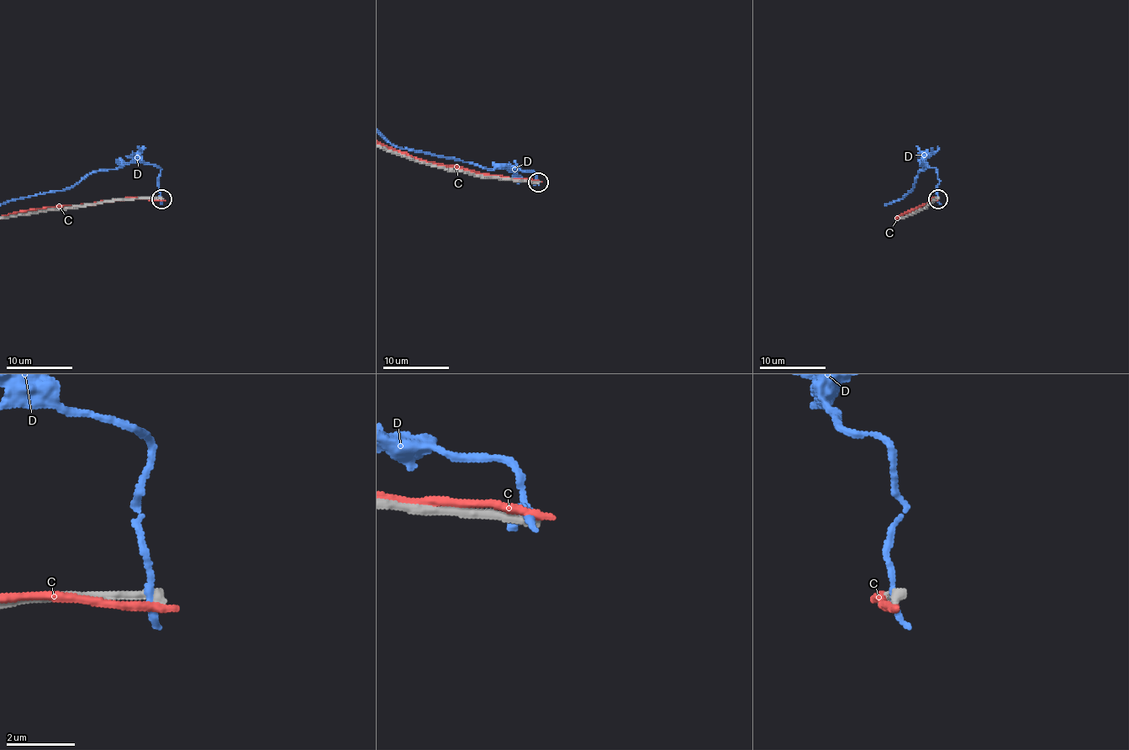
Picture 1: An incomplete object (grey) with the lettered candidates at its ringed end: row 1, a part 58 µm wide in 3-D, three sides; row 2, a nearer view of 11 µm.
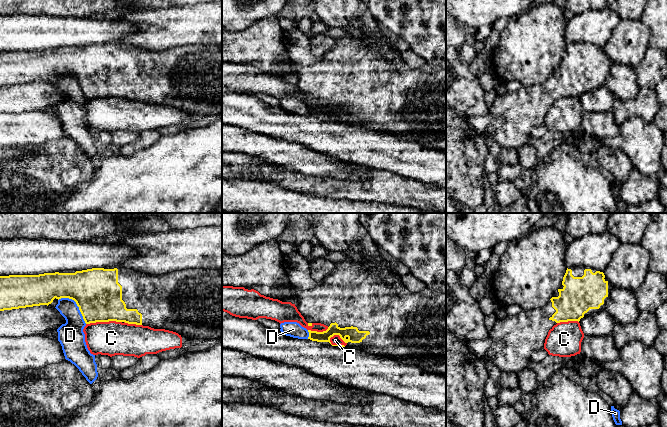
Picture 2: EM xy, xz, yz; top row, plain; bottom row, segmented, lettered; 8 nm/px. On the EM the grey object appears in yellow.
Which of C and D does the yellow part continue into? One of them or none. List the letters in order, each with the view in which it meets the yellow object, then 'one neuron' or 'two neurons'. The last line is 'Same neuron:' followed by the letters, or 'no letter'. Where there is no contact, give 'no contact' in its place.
C: xz | two neurons
D: xy | two neurons
Same neuron: no letter

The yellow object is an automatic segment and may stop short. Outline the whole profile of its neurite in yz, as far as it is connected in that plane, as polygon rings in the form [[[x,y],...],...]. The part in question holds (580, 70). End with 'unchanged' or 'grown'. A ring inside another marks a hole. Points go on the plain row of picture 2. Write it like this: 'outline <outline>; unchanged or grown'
outline [[[567,43],[561,63],[542,83],[533,86],[522,86],[516,92],[508,92],[504,96],[496,96],[488,113],[493,116],[486,128],[484,138],[490,136],[502,148],[518,150],[531,137],[534,127],[544,125],[545,115],[554,101],[560,98],[580,97],[581,94],[602,88],[607,81],[608,73],[613,65],[603,48],[591,43]]]; grown

